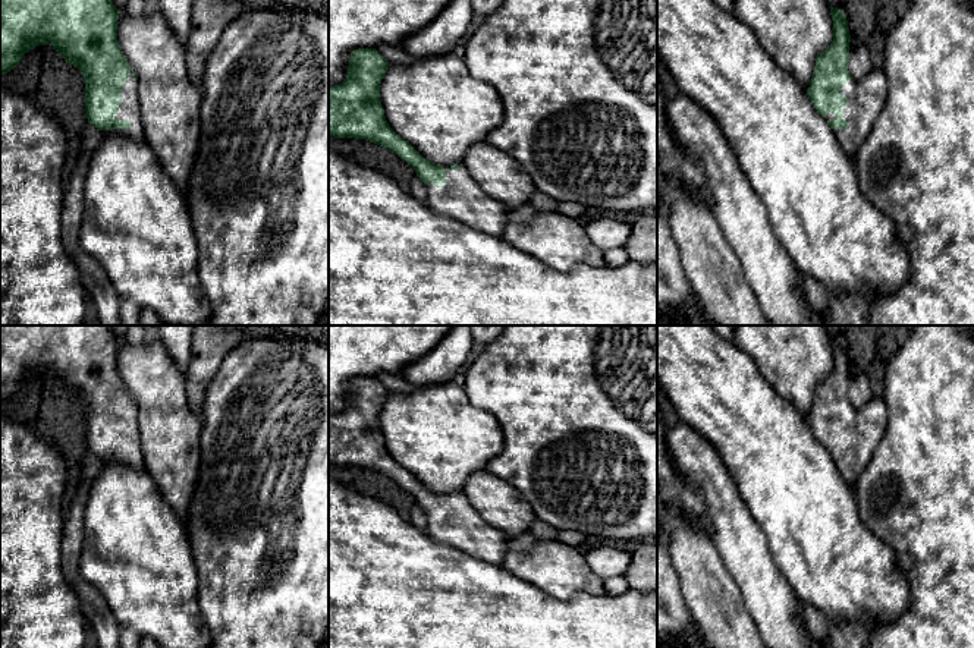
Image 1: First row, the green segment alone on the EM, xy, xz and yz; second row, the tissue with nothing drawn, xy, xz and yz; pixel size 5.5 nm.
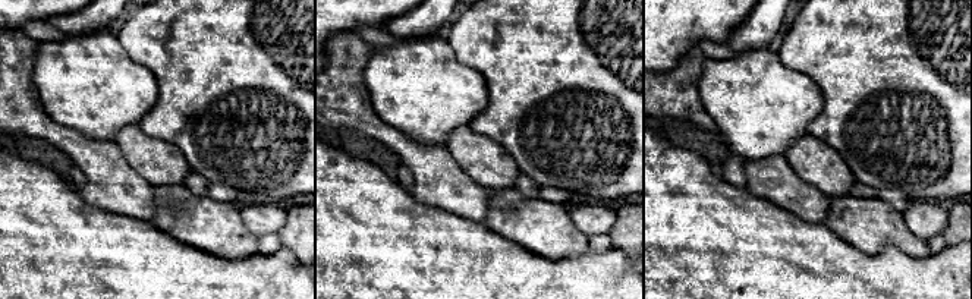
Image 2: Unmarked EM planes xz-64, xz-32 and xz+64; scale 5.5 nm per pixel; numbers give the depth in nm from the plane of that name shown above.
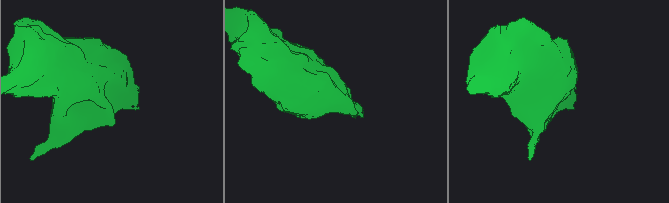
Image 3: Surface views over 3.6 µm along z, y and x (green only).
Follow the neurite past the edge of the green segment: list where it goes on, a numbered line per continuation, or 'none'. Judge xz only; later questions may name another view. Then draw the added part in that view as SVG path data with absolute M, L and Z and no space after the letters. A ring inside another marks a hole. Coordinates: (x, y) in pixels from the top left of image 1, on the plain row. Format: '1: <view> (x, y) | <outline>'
1: xz (461, 527) | M444 494L444 500L446 512L442 516L434 515L433 512L427 513L427 535L440 544L453 547L483 562L502 564L509 535L488 525L464 496L459 494L452 500L450 494Z

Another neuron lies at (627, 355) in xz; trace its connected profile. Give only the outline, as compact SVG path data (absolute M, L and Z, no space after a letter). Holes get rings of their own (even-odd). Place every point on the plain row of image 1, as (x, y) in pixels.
M506 325L464 371L471 405L491 413L503 431L503 450L487 463L486 472L521 491L537 519L600 541L657 535L657 325Z

